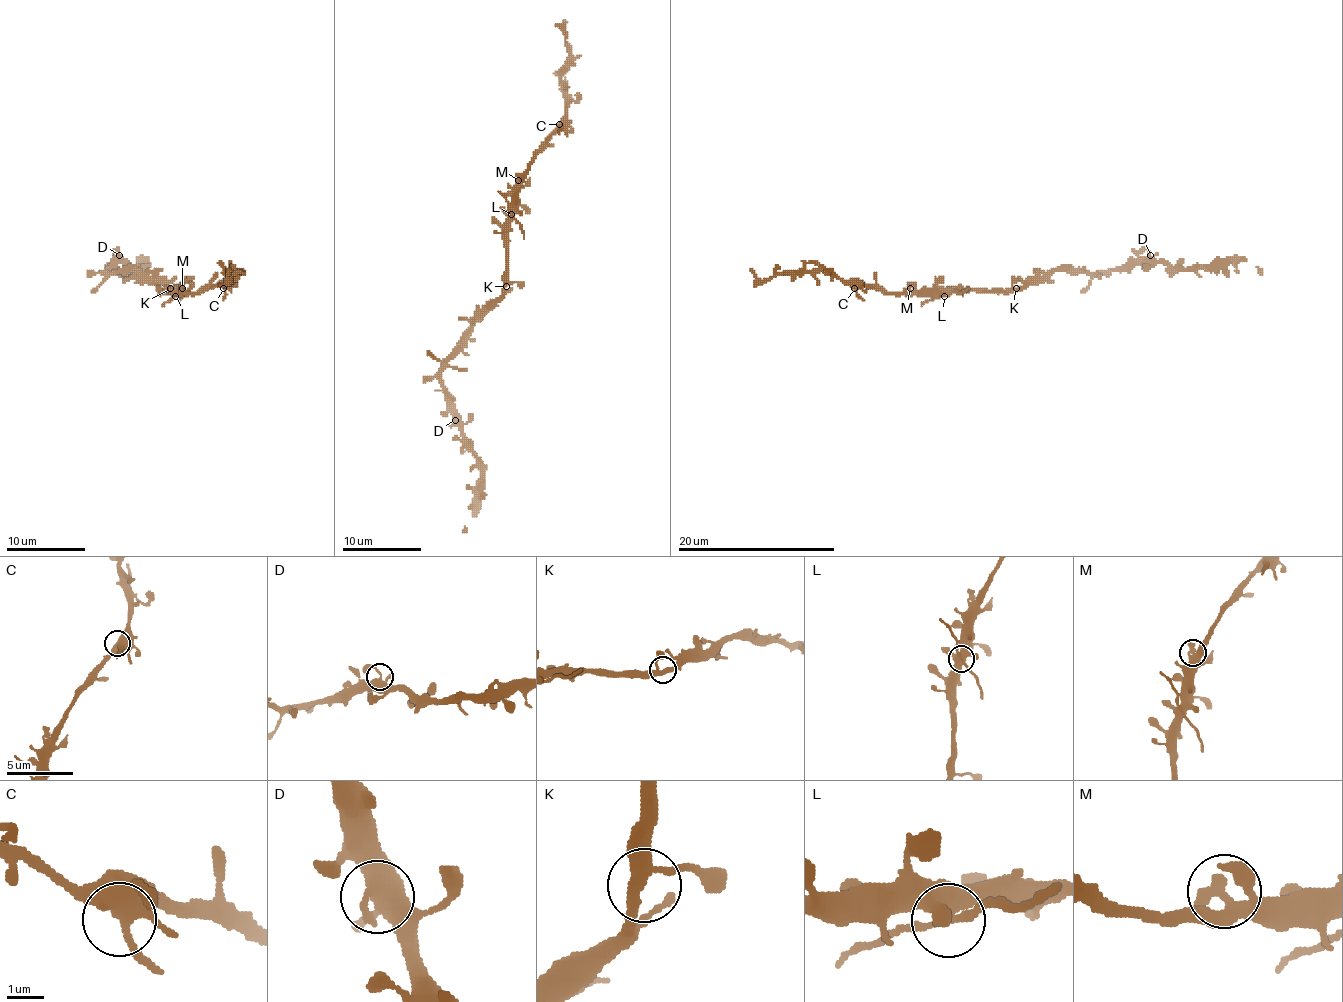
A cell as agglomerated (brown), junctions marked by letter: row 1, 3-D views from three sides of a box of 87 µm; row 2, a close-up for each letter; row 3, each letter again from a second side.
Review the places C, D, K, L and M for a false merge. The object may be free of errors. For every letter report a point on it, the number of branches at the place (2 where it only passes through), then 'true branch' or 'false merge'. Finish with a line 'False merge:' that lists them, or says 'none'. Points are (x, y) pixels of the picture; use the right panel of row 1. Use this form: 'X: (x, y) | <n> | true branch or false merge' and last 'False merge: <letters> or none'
C: (854, 288) | 4 | true branch
D: (1150, 255) | 5 | true branch
K: (1016, 288) | 3 | true branch
L: (944, 296) | 6 | false merge
M: (910, 288) | 2 | true branch
False merge: L

